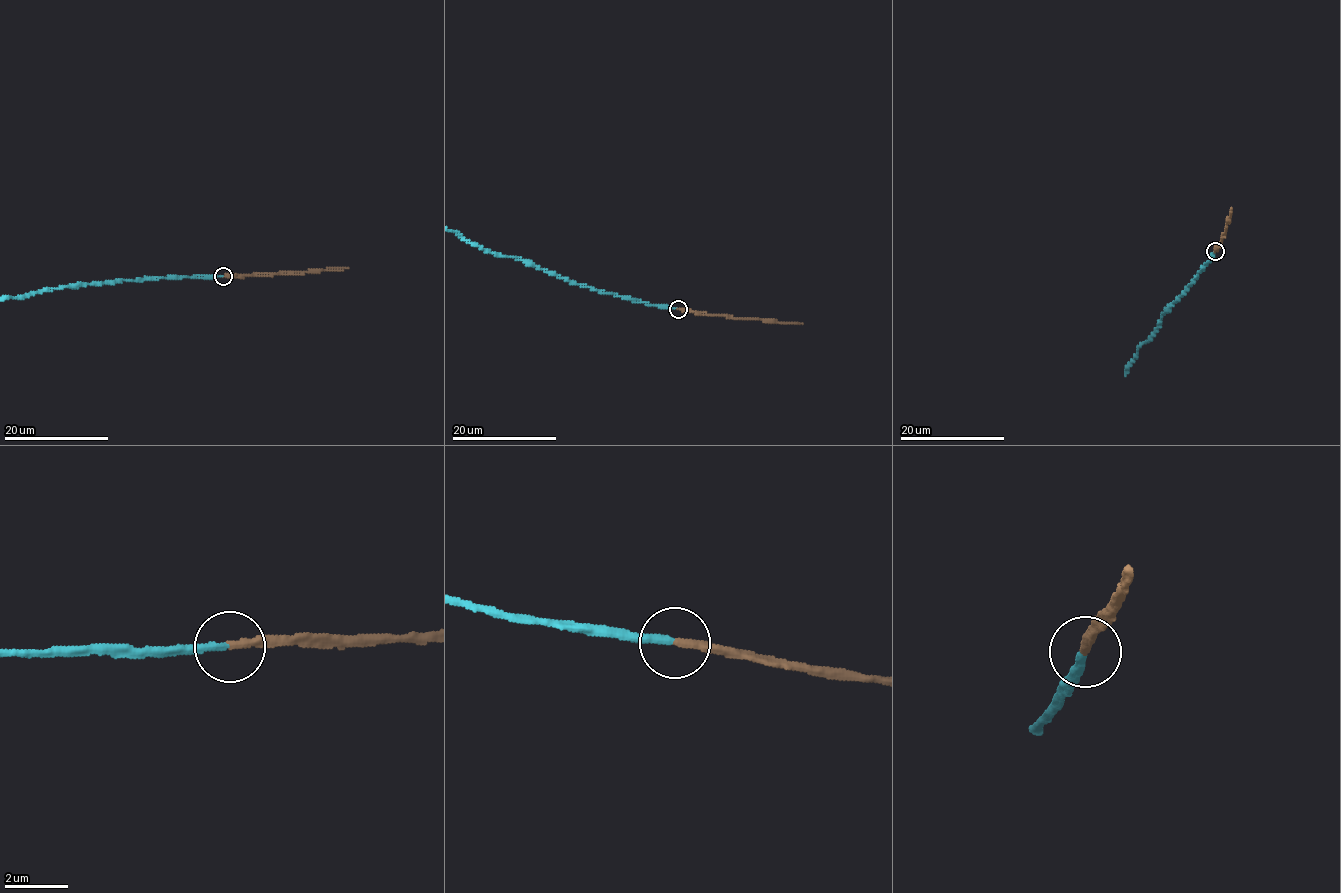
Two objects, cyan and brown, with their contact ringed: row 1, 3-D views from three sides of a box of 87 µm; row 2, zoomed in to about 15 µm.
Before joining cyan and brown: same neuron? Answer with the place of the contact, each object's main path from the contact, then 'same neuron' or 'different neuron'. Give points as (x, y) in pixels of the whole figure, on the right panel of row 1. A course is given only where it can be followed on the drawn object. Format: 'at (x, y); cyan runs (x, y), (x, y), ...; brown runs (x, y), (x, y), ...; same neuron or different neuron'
at (1215, 251); brown runs (1215, 251), (1232, 207); same neuron

